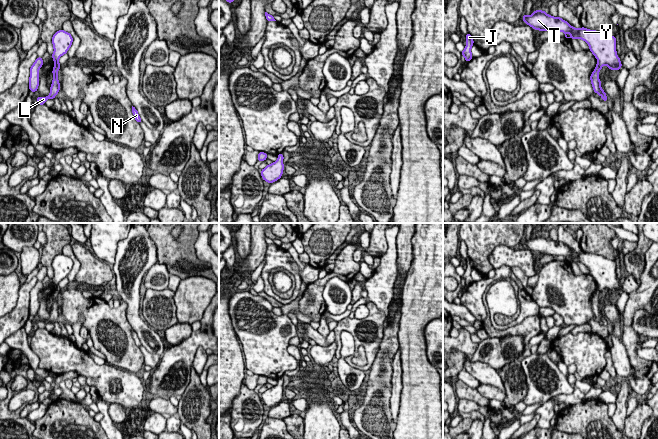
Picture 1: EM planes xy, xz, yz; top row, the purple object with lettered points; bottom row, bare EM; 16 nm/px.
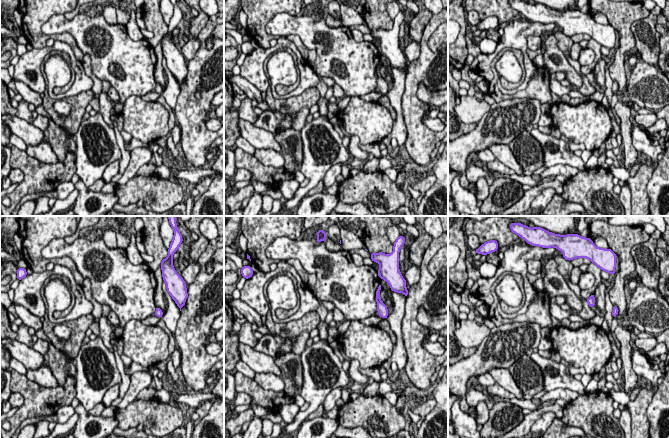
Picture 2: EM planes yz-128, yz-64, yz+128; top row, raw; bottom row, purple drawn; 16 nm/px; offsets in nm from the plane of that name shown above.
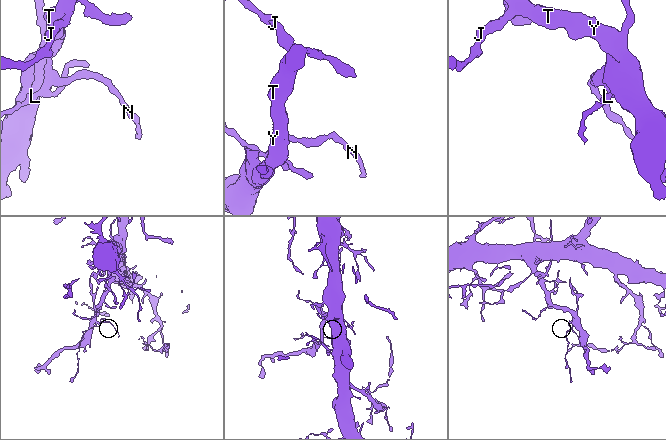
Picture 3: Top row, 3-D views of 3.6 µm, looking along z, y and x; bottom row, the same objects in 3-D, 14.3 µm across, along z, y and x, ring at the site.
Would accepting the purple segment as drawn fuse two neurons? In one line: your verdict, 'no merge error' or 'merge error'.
merge error

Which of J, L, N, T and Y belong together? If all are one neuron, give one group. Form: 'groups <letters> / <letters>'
groups J T Y / L N

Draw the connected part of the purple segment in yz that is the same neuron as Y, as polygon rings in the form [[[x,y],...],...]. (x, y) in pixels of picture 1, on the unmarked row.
[[[535,234],[529,240],[524,238],[522,243],[534,254],[564,256],[566,262],[584,264],[598,284],[598,289],[607,289],[611,294],[620,294],[622,291],[616,276],[616,260],[584,251],[577,253],[562,242],[553,241],[542,234]]]

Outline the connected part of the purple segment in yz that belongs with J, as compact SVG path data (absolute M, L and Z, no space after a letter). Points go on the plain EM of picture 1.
M469 257L466 258L466 265L467 268L465 270L465 273L461 276L461 278L464 280L465 285L469 286L473 282L471 272L474 268L473 261Z

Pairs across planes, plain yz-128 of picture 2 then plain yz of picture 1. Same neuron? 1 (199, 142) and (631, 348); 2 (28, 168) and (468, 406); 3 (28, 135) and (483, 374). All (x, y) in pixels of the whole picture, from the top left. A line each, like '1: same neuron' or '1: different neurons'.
1: same neuron
2: different neurons
3: same neuron

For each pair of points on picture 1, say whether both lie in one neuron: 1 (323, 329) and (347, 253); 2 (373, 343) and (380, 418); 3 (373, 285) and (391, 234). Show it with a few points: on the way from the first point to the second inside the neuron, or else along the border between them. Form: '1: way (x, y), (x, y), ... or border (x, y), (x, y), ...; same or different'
1: border (321, 318), (318, 321); different
2: border (383, 336), (370, 368); different
3: way (386, 272), (391, 255), (391, 247); same

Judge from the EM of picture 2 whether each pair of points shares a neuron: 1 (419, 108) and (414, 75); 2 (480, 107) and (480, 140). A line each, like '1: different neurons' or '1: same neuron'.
1: same neuron
2: different neurons

